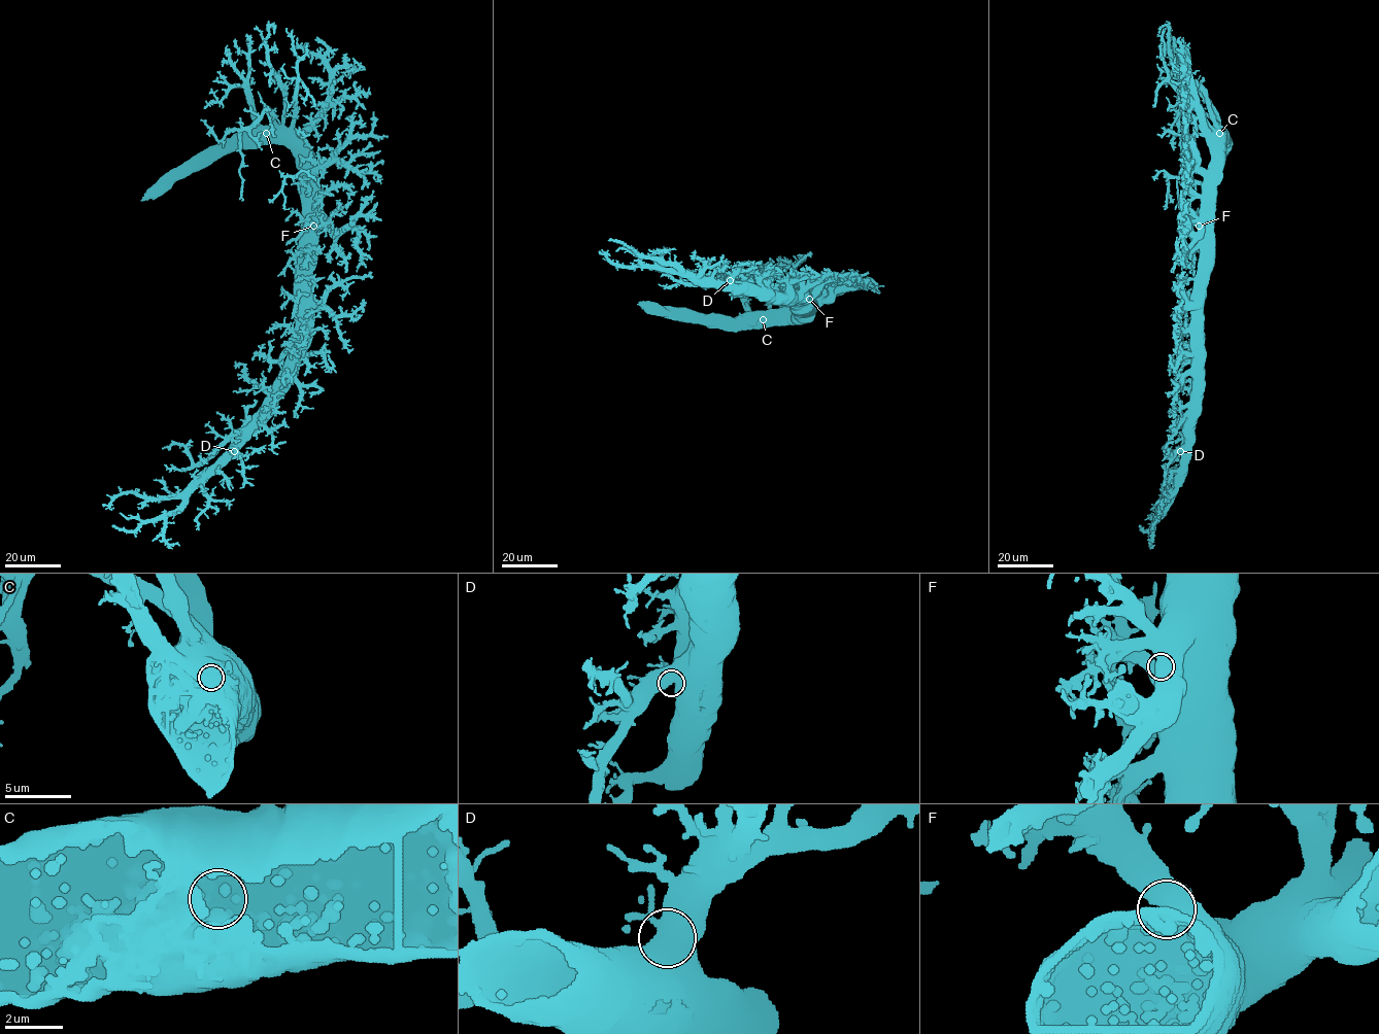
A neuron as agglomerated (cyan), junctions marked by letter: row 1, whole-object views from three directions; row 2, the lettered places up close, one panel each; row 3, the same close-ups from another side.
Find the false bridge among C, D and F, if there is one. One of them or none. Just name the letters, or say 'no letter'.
no letter

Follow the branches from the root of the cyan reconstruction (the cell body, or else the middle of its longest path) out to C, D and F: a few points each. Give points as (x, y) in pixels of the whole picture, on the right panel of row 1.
C: (1195, 321), (1191, 322), (1191, 293), (1201, 259), (1205, 214), (1210, 207), (1210, 165), (1222, 142), (1220, 133)
D: (1195, 321), (1191, 322), (1193, 411), (1185, 446), (1180, 451)
F: (1195, 321), (1191, 322), (1191, 293), (1200, 256), (1199, 226)

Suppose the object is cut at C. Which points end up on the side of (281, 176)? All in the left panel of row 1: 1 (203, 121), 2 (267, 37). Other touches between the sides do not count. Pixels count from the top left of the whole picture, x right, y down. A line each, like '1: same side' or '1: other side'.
1: same side
2: same side

